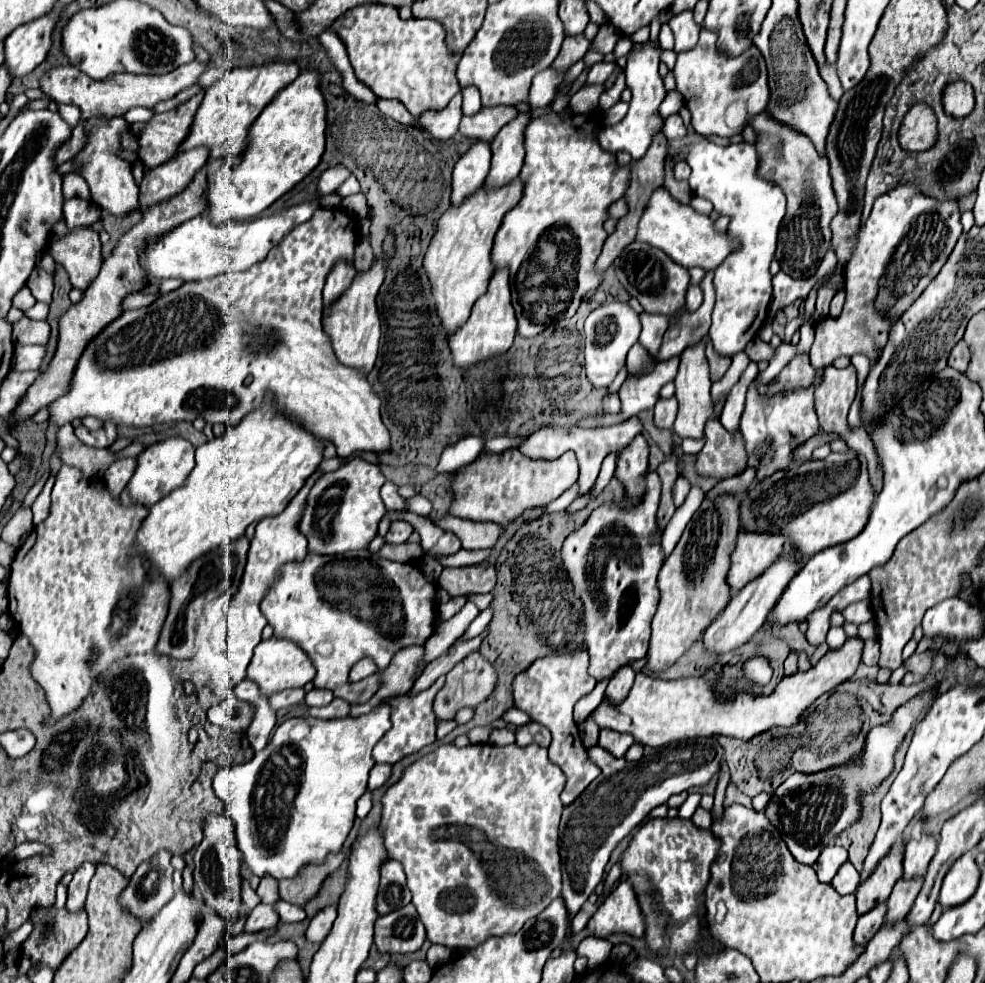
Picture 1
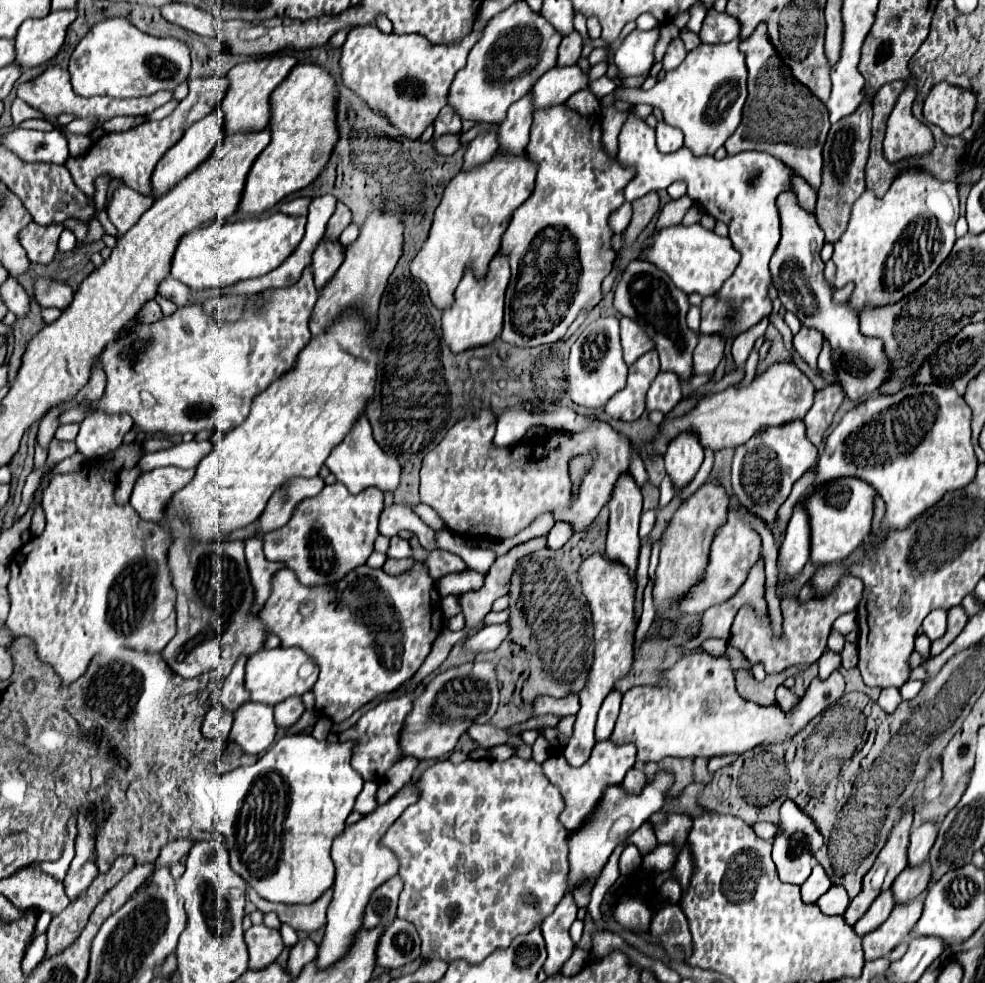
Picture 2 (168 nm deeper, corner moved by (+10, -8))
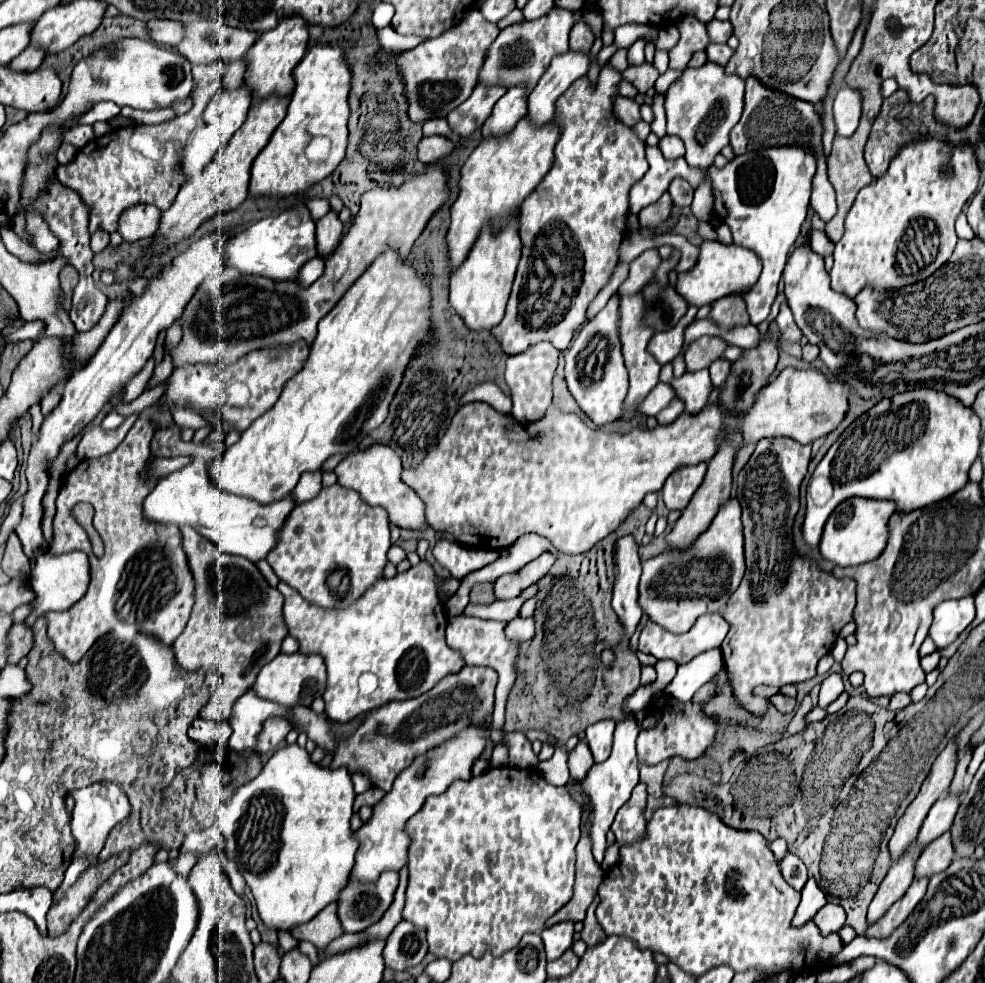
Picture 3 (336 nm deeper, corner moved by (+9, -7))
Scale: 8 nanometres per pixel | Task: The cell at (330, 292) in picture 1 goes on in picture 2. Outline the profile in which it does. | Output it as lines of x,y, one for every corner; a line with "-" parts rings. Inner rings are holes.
326,237
318,243
318,247
312,253
312,273
314,273
314,283
318,289
322,289
338,271
342,265
344,253
338,241
328,241

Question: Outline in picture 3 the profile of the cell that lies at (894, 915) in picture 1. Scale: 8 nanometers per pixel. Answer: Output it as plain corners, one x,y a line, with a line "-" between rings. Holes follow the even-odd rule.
945,832
937,840
933,840
929,846
925,846
917,868
915,876
933,876
937,872
947,870
947,866
953,862
953,842
951,842
951,832

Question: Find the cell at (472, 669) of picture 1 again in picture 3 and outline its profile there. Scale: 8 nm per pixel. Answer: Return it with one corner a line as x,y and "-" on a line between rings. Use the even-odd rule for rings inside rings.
465,666
459,674
445,676
445,680
441,680
441,684
437,684
437,688
433,688
433,692
427,692
425,696
385,704
369,712
369,716
365,716
357,730
349,738
339,742
335,734
331,734
327,714
315,714
311,708
293,708
293,718
309,736
309,740
313,740
327,754
333,754
329,768
345,766
349,768
349,774
367,774
375,788
389,792
397,774
403,772
415,756
425,754
429,748
443,744
449,736
457,734
465,726
481,722
493,714
495,684
497,672
493,672
491,668

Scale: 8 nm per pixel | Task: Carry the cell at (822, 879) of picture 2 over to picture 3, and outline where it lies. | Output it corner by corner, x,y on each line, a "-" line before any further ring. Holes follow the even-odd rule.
809,878
803,888
803,896
801,896
801,904
797,908
797,914
793,918
793,928
805,926
825,904
827,904
825,894
819,890
817,882
813,878

